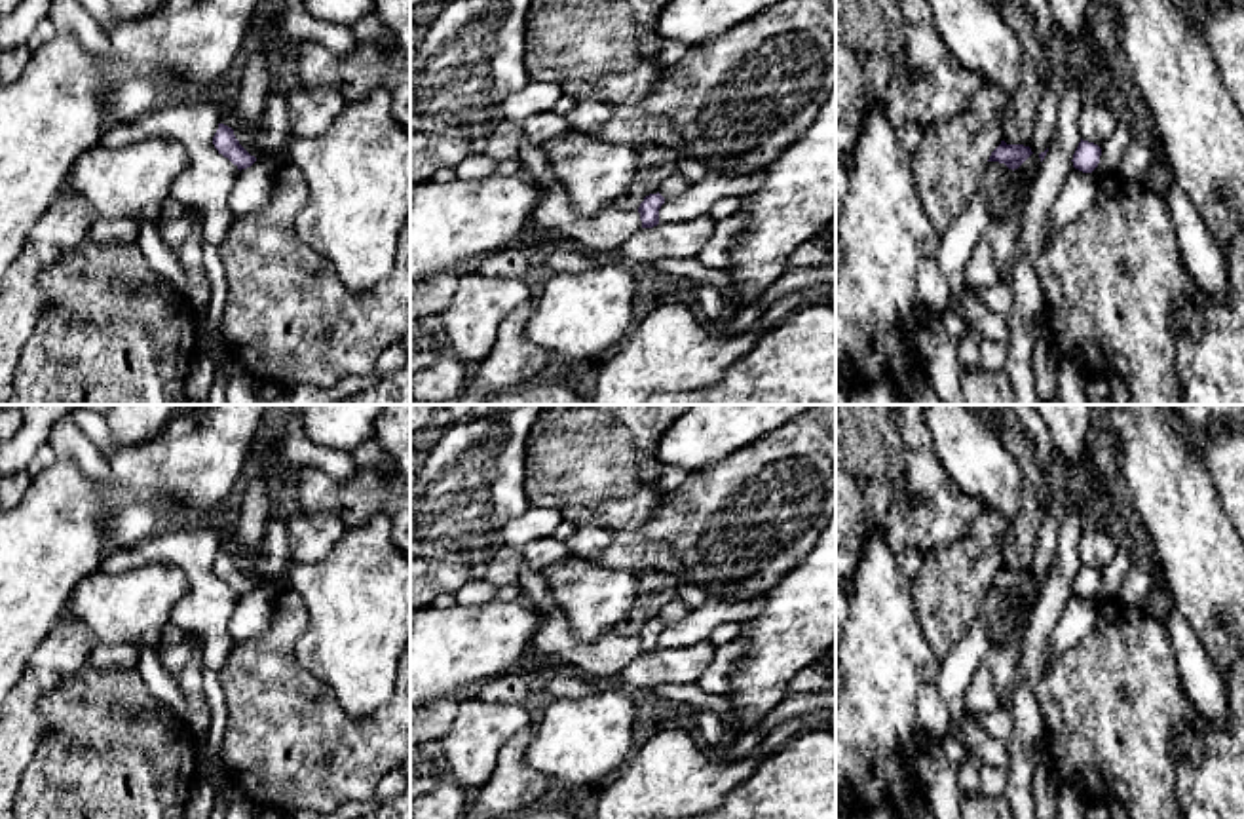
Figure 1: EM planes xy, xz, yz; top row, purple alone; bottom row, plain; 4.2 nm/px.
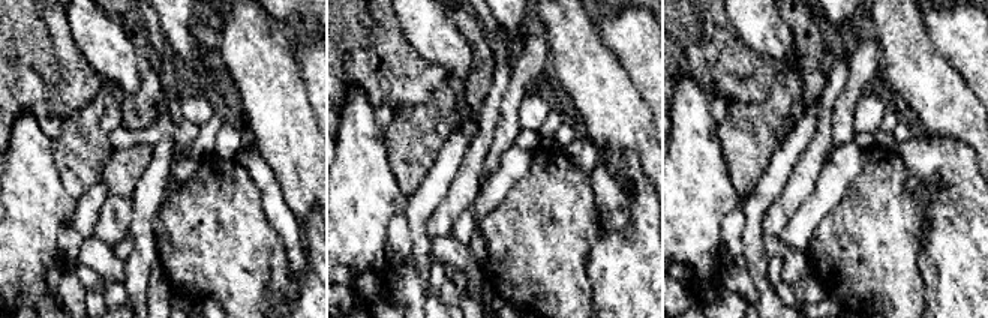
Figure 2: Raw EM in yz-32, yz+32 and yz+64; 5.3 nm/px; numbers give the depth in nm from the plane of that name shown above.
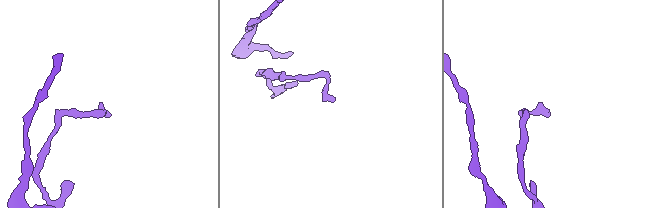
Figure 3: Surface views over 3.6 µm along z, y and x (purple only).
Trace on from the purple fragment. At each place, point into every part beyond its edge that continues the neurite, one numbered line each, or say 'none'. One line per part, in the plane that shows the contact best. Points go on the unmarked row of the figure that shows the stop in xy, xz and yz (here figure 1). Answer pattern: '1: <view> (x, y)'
none

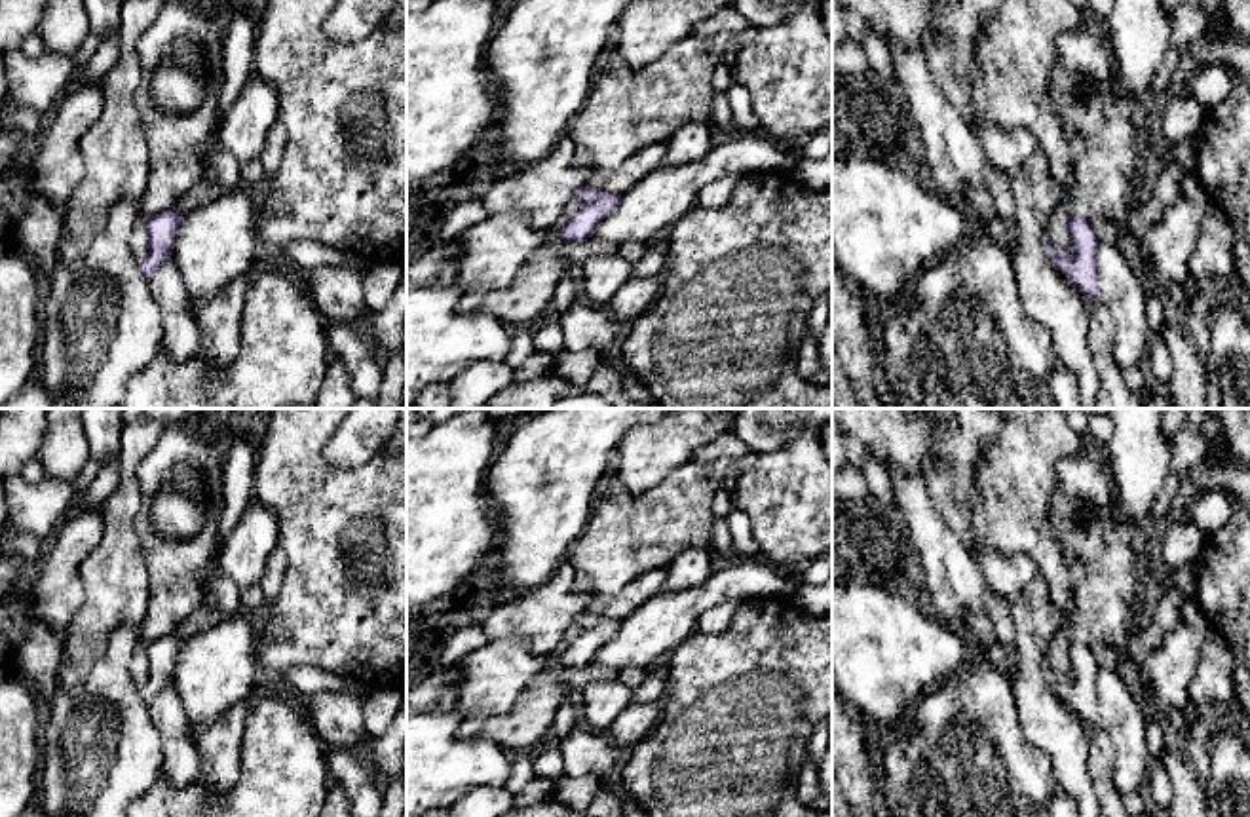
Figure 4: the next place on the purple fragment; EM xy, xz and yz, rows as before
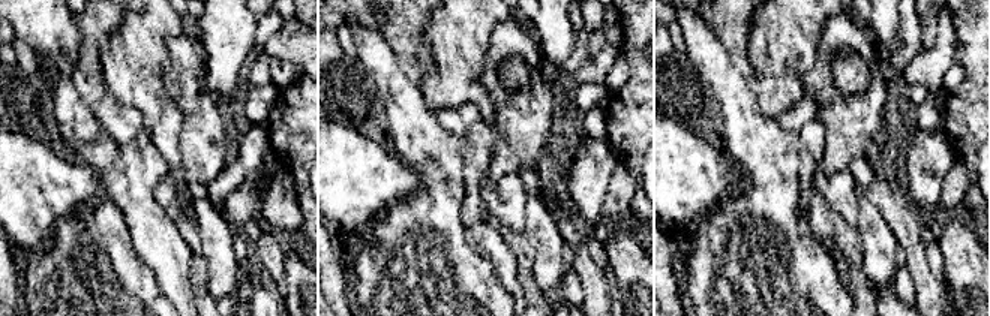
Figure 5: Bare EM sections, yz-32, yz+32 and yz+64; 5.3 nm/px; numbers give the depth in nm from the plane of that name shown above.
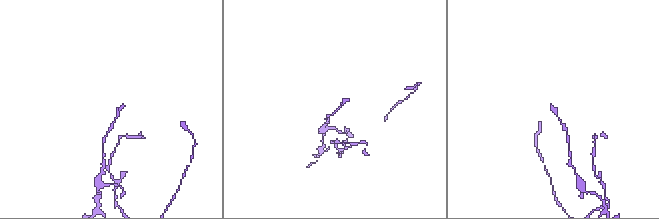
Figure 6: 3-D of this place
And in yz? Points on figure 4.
none

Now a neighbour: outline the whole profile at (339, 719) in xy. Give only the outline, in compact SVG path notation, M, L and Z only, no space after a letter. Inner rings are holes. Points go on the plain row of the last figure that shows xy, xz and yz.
M319 692L300 701L306 718L327 749L359 749L365 732L365 716L370 709L372 692L365 695L346 692Z

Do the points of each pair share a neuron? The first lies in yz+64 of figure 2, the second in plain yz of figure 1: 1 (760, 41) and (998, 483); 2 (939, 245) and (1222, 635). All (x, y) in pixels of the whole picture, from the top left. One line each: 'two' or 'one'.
1: one
2: two

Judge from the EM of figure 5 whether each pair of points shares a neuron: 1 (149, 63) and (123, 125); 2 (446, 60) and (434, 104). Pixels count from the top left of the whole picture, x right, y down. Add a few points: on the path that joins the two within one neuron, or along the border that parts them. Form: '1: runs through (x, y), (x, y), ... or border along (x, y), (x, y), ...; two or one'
1: border along (104, 84), (119, 102), (141, 114), (144, 126); two
2: runs through (446, 71), (446, 83), (437, 93); one

